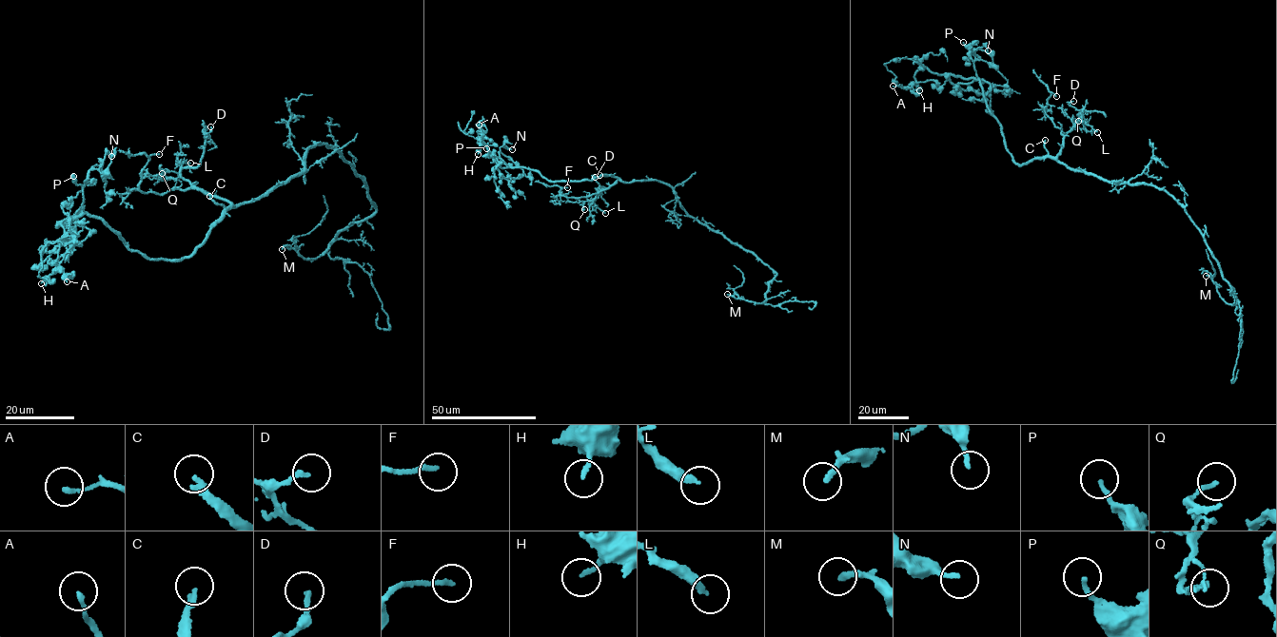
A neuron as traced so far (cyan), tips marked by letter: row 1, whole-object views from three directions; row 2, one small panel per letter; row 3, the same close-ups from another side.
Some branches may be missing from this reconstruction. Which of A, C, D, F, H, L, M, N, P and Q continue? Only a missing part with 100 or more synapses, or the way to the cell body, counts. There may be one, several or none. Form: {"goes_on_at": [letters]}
{"goes_on_at": ["C"]}

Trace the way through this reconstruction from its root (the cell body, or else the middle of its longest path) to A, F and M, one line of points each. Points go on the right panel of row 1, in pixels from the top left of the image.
A: (1090, 174), (1046, 156), (1017, 163), (973, 76), (937, 75), (925, 67), (911, 86), (893, 86)
F: (1090, 174), (1070, 169), (1057, 159), (1064, 135), (1045, 110), (1051, 93), (1056, 96)
M: (1090, 174), (1111, 182), (1155, 185), (1177, 201), (1204, 237), (1237, 302), (1227, 303), (1211, 278), (1206, 276)

